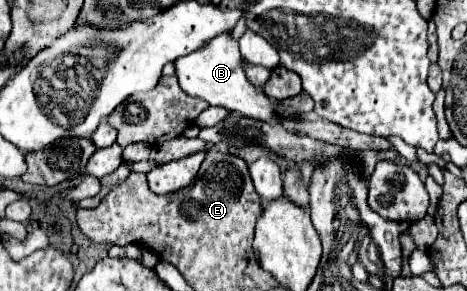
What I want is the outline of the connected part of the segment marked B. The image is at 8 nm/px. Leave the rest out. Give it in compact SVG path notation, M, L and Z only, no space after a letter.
M228 33L218 35L214 43L208 47L202 47L200 51L194 51L186 57L176 59L176 75L180 81L180 87L194 97L200 97L208 101L210 105L224 107L228 111L234 111L244 117L254 117L268 123L292 123L296 121L294 115L284 115L278 111L278 101L270 99L262 87L256 87L246 79L244 73L244 57L238 49L238 41L234 41Z

